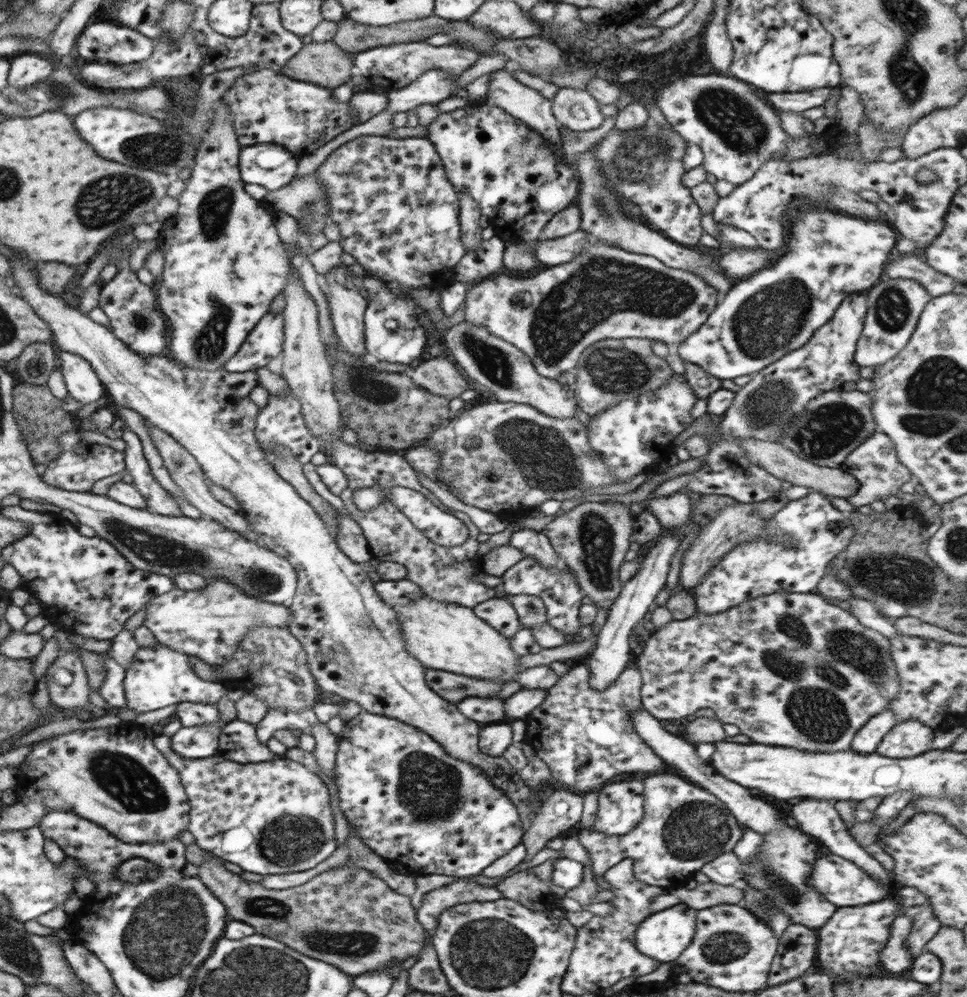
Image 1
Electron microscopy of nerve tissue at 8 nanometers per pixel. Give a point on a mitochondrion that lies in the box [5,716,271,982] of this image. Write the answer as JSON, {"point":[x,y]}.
{"point":[136,789]}

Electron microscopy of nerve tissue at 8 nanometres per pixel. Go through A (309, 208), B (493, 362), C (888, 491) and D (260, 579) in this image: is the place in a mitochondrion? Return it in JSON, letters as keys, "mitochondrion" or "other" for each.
{"A":"mitochondrion","B":"mitochondrion","C":"other","D":"mitochondrion"}

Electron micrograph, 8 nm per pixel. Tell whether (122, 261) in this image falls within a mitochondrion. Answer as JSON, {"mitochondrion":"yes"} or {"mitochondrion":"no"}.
{"mitochondrion":"no"}

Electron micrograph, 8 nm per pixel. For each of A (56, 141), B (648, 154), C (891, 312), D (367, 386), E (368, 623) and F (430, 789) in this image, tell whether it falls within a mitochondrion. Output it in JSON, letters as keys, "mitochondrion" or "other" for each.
{"A":"other","B":"mitochondrion","C":"mitochondrion","D":"mitochondrion","E":"mitochondrion","F":"mitochondrion"}

